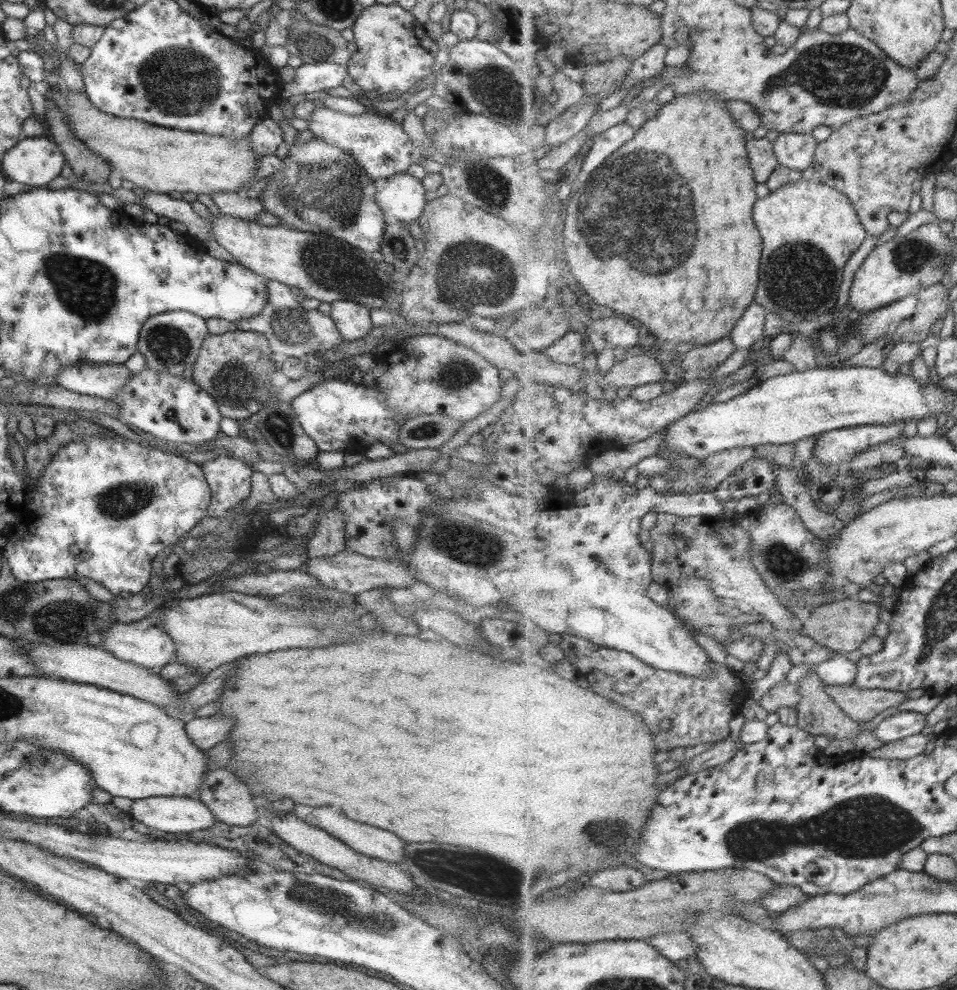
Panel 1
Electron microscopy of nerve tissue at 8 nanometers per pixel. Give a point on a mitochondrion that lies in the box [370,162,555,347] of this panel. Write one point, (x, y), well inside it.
(464, 282)

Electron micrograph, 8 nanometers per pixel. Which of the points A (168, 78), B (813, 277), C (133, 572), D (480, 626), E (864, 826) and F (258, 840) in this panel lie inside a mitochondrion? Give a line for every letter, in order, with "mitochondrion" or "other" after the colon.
A: mitochondrion
B: mitochondrion
C: other
D: other
E: mitochondrion
F: other

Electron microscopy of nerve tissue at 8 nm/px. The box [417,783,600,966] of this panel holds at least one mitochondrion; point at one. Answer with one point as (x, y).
(484, 873)

